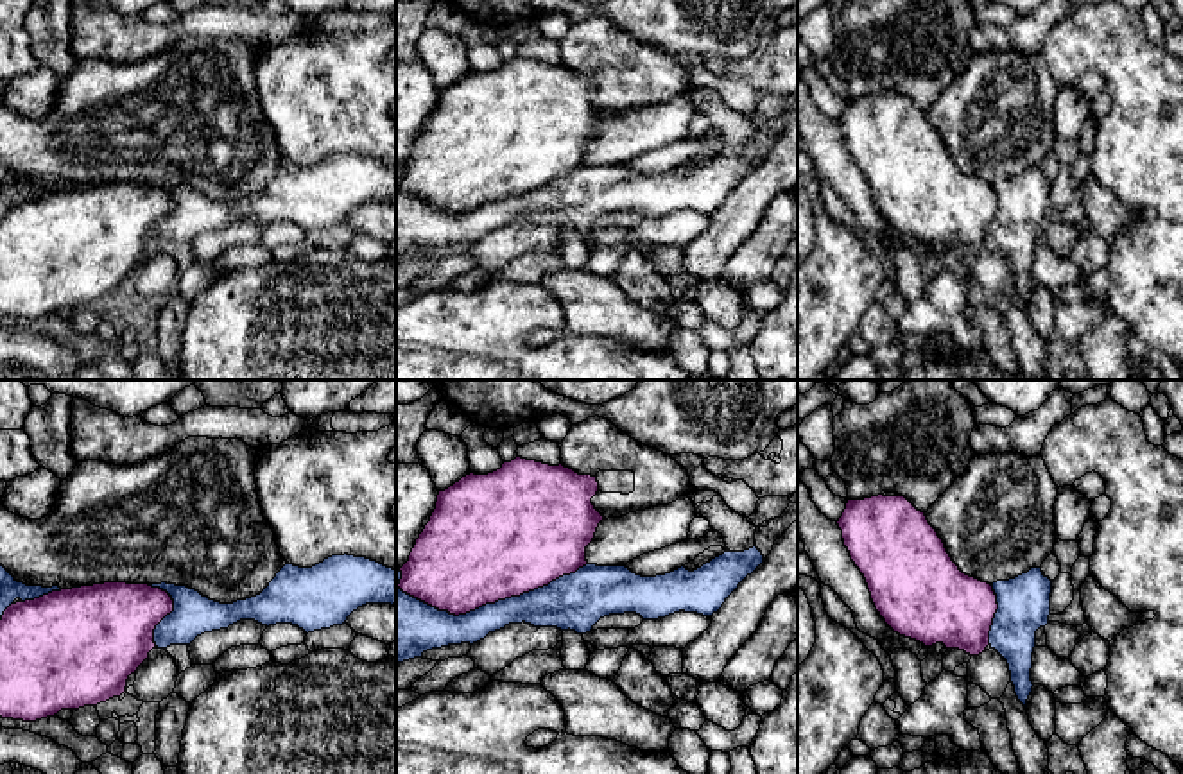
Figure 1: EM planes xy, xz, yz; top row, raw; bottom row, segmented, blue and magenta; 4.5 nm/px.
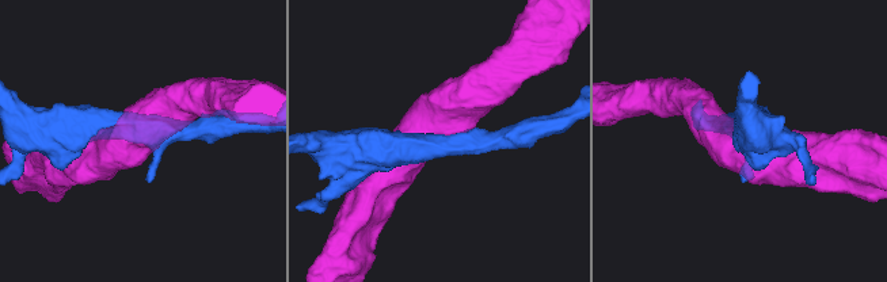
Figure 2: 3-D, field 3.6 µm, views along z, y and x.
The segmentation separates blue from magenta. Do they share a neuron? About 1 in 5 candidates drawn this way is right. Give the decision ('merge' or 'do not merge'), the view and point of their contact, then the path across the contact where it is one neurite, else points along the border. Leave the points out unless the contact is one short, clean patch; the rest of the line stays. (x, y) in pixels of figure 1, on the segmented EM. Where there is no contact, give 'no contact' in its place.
do not merge; contact xz (492, 604)

